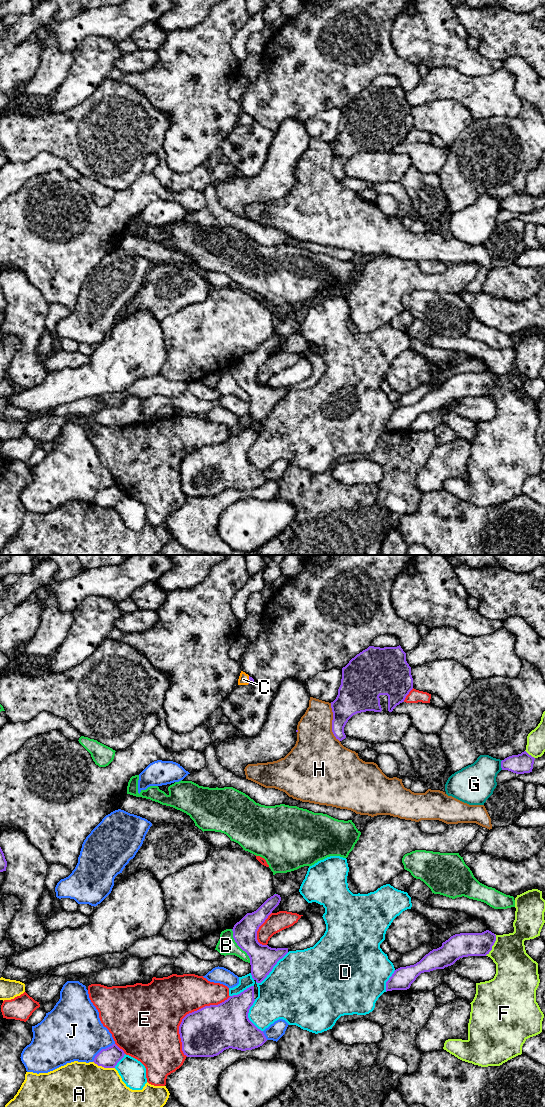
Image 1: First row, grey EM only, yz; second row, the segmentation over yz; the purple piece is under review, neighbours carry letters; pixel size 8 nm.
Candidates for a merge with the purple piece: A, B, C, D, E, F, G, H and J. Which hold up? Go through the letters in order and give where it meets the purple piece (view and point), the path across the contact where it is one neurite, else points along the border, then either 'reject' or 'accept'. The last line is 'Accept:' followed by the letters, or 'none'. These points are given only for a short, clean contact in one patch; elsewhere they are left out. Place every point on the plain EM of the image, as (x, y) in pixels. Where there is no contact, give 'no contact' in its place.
A: meets purple in yz at (104, 507); reject
B: meets purple in yz at (239, 386); reject
C: meets purple in yz at (249, 120); runs through yz (251, 120), (249, 120), (243, 119); accept
D: meets purple in yz at (272, 408); reject
E: meets purple in yz at (189, 453); reject
F: meets purple in yz at (493, 384); reject
G: meets purple in yz at (501, 205); reject
H: meets purple in yz at (332, 162); reject
J: meets purple in yz at (102, 489); reject
Accept: C

